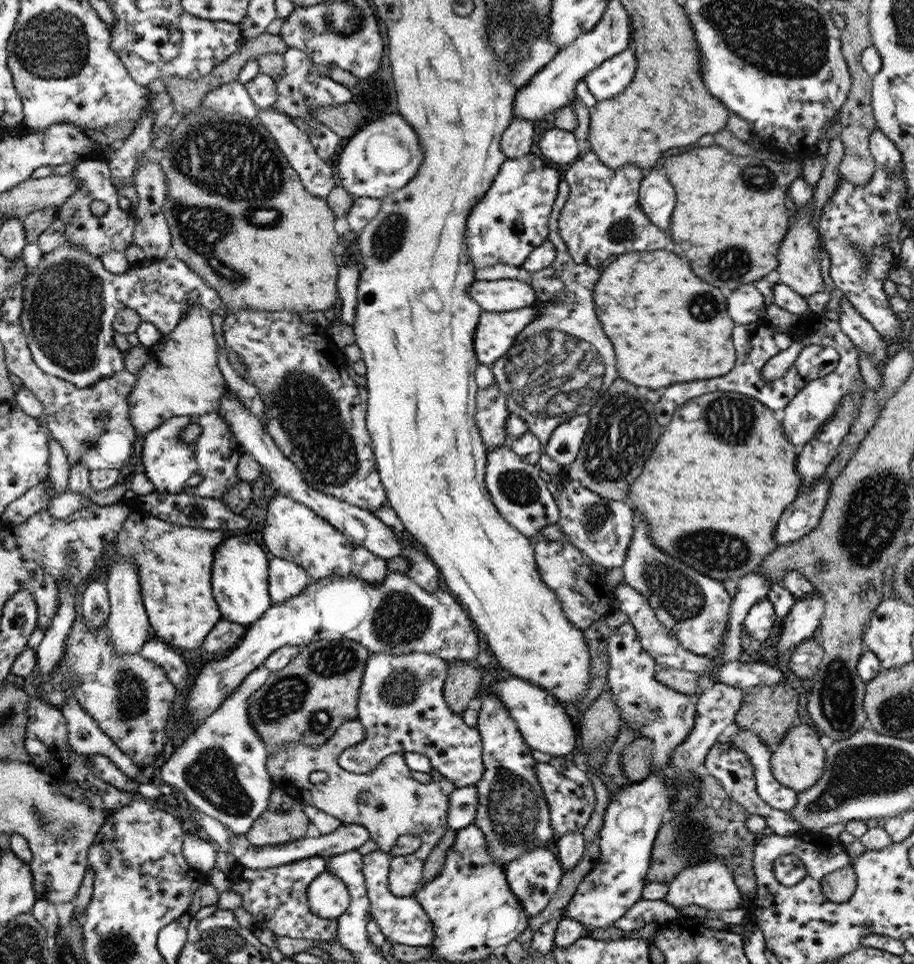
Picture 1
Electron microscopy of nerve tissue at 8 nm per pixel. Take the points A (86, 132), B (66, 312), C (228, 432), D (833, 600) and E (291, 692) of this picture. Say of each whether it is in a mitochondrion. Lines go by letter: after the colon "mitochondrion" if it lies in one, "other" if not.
A: other
B: mitochondrion
C: other
D: other
E: mitochondrion

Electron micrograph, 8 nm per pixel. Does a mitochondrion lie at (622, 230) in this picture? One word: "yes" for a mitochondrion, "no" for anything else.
yes

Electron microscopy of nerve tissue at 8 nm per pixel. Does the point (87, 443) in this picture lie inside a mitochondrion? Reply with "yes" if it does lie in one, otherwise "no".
yes

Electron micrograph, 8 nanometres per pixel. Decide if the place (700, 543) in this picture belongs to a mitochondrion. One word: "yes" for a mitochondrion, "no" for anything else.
yes

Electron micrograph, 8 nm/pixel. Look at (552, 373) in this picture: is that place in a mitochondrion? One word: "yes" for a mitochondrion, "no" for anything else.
yes

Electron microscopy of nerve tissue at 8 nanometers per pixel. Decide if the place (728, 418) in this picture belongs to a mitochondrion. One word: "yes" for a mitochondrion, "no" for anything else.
yes

